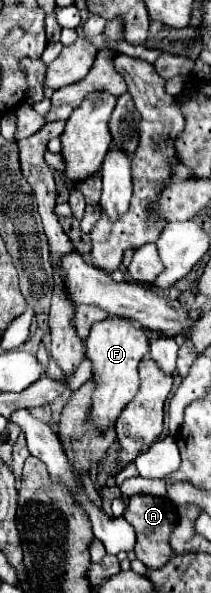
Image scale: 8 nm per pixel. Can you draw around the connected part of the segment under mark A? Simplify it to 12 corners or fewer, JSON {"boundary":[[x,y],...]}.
{"boundary":[[131,496],[137,560],[161,568],[173,556],[179,520],[165,496]]}

